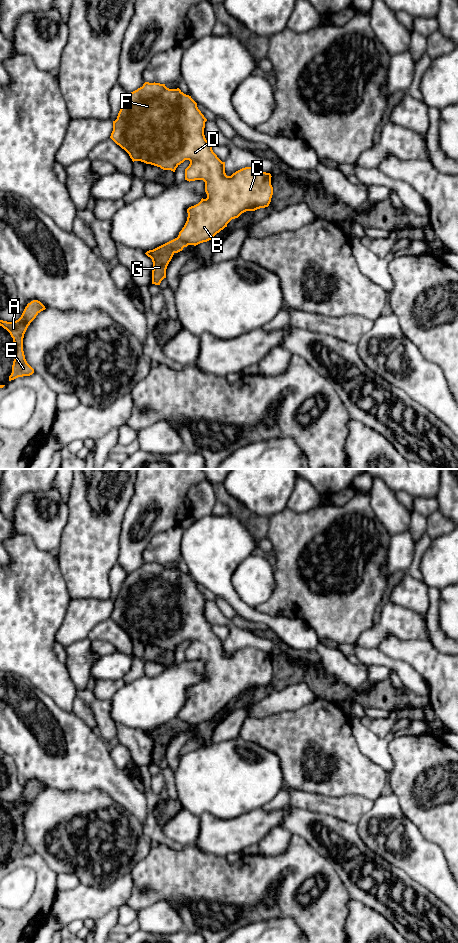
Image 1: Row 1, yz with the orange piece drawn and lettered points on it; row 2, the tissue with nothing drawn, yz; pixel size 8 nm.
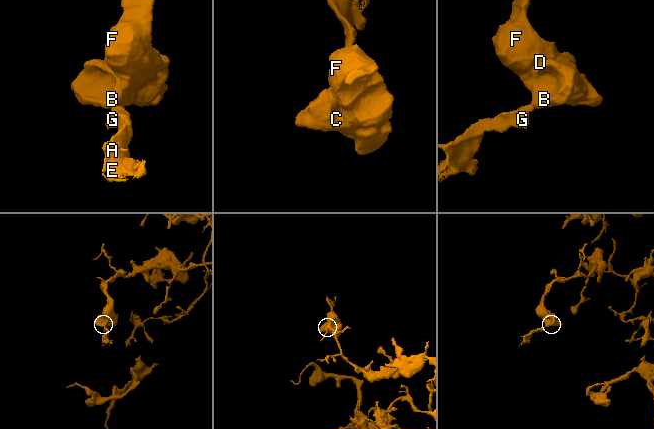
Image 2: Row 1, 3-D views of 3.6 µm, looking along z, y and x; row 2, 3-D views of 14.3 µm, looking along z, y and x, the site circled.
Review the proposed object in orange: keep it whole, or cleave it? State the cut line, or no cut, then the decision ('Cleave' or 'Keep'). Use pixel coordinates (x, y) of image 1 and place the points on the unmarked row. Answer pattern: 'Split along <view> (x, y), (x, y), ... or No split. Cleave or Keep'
Split along yz (177, 717), (189, 724). Cleave

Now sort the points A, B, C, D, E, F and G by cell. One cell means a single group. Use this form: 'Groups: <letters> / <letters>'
Groups: A E G / B C D F

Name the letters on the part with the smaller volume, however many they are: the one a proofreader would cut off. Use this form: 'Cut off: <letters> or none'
Cut off: A, E, G

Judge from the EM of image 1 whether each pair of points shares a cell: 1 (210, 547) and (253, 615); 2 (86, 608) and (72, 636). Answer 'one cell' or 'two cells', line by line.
1: one cell
2: one cell

